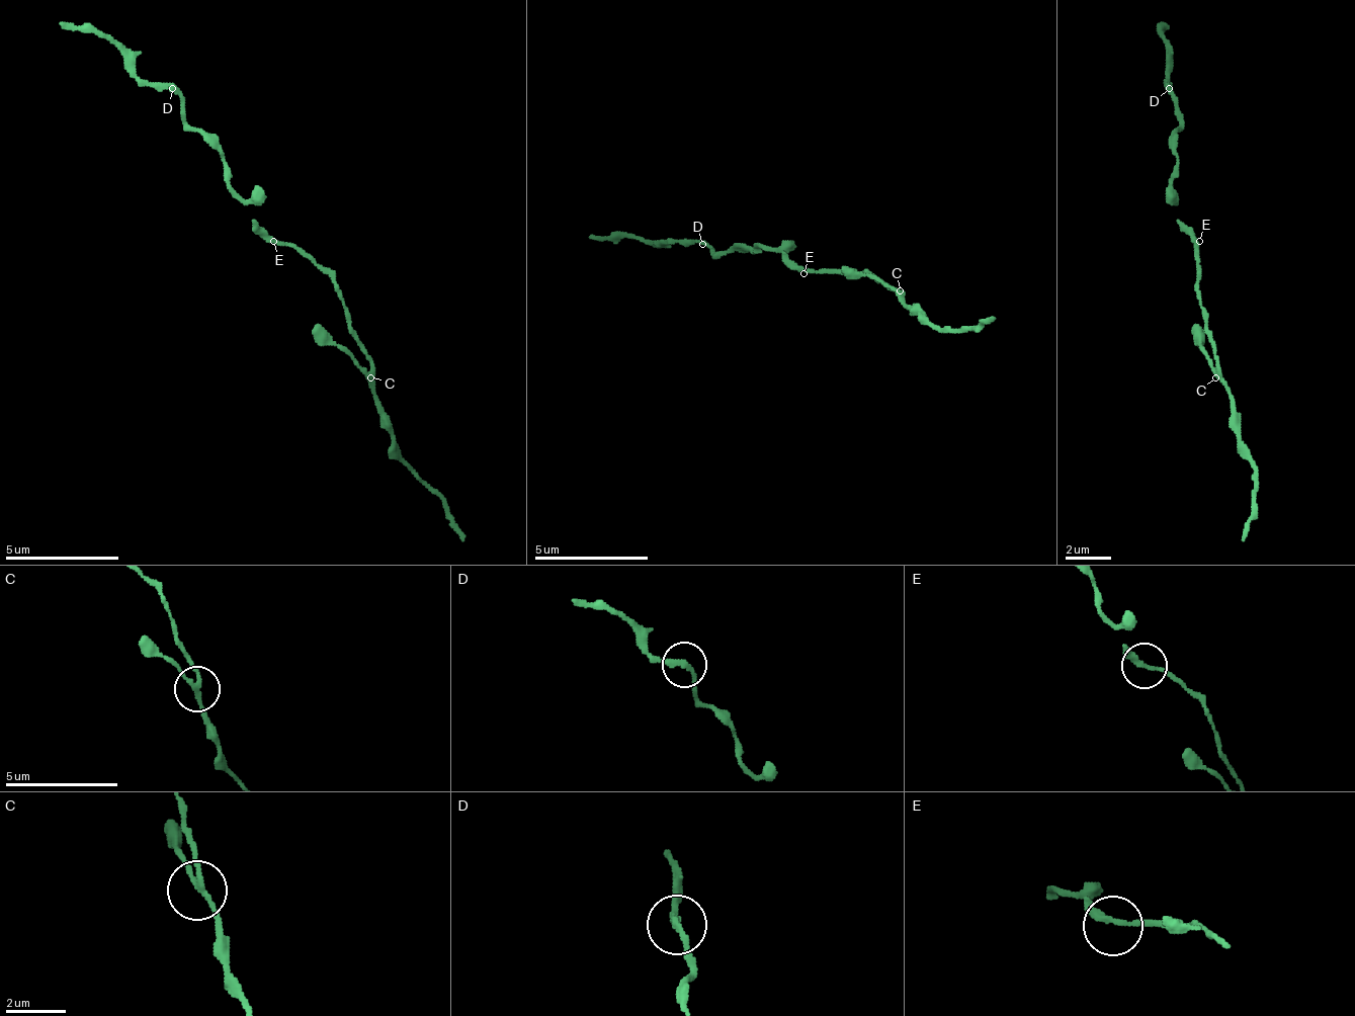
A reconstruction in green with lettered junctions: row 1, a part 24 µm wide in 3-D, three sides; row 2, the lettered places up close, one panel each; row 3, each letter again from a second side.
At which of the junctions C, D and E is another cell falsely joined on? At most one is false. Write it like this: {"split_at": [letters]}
{"split_at": []}

